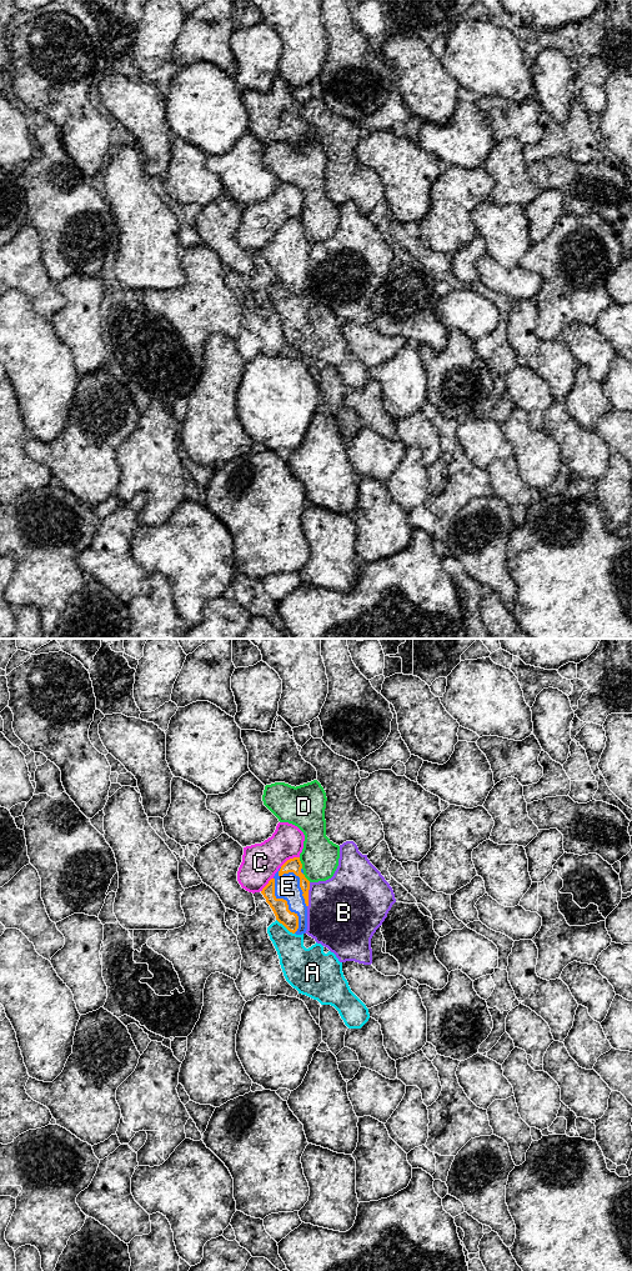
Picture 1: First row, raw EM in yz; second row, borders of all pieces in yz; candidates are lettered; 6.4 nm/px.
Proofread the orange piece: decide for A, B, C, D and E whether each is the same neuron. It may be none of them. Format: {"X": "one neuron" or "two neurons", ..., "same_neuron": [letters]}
{"A": "two neurons", "B": "two neurons", "C": "two neurons", "D": "two neurons", "E": "one neuron", "same_neuron": ["E"]}

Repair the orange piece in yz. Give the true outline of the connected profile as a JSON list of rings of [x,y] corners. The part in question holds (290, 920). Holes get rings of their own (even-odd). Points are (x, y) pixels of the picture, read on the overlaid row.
[[[300,857],[287,860],[262,889],[261,894],[276,920],[290,932],[302,935],[307,930],[310,881],[305,877]]]

